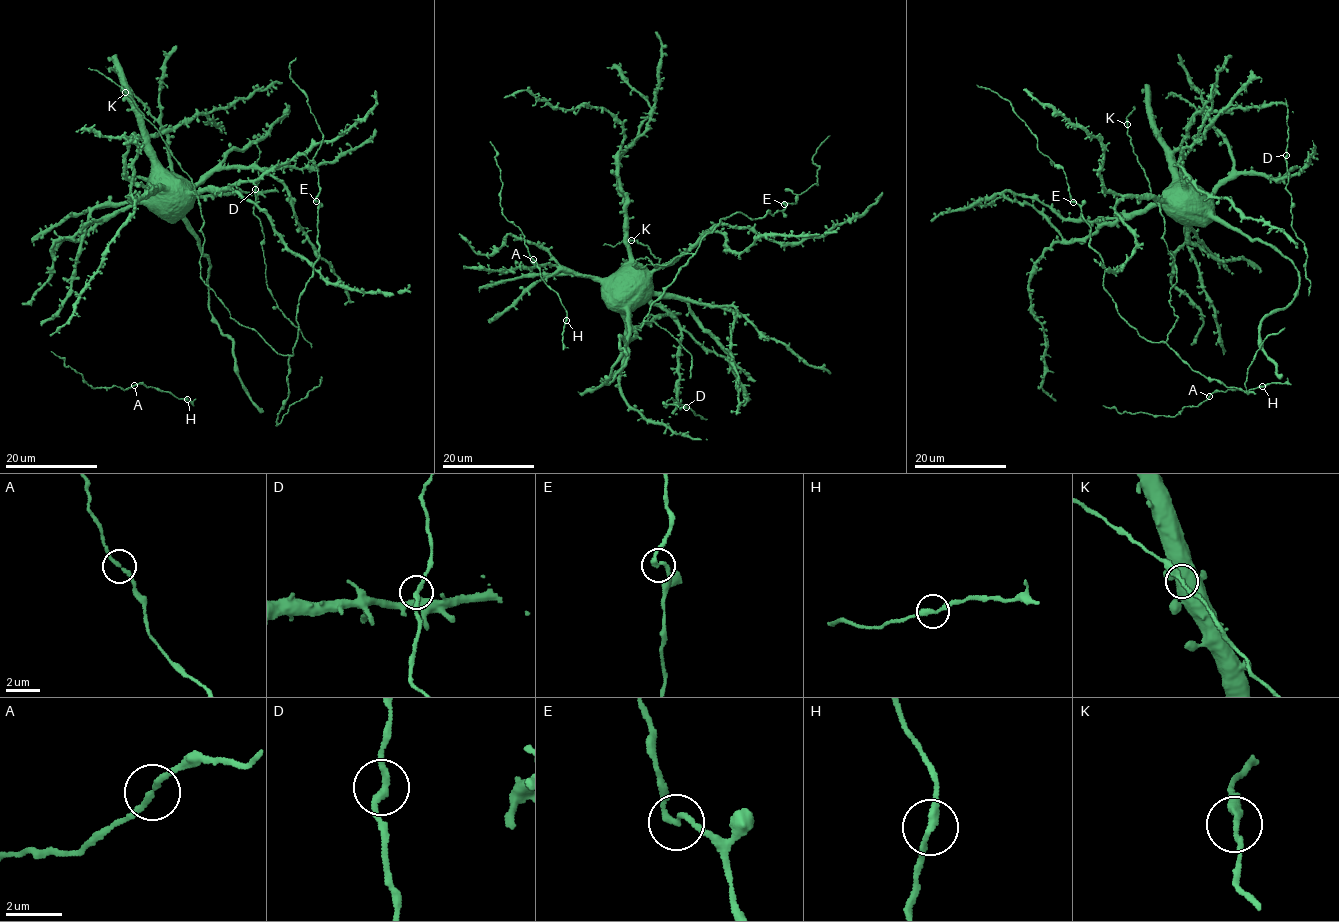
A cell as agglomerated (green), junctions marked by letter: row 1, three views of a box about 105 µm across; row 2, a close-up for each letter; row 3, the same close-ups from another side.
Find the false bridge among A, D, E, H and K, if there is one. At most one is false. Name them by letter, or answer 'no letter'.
no letter

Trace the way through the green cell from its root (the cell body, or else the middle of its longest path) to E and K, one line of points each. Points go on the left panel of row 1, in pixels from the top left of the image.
E: (171, 191), (198, 198), (204, 239), (200, 279), (238, 323), (292, 356), (297, 308), (319, 254), (316, 201)
K: (171, 191), (196, 194), (191, 177), (173, 157), (160, 131), (126, 92)

